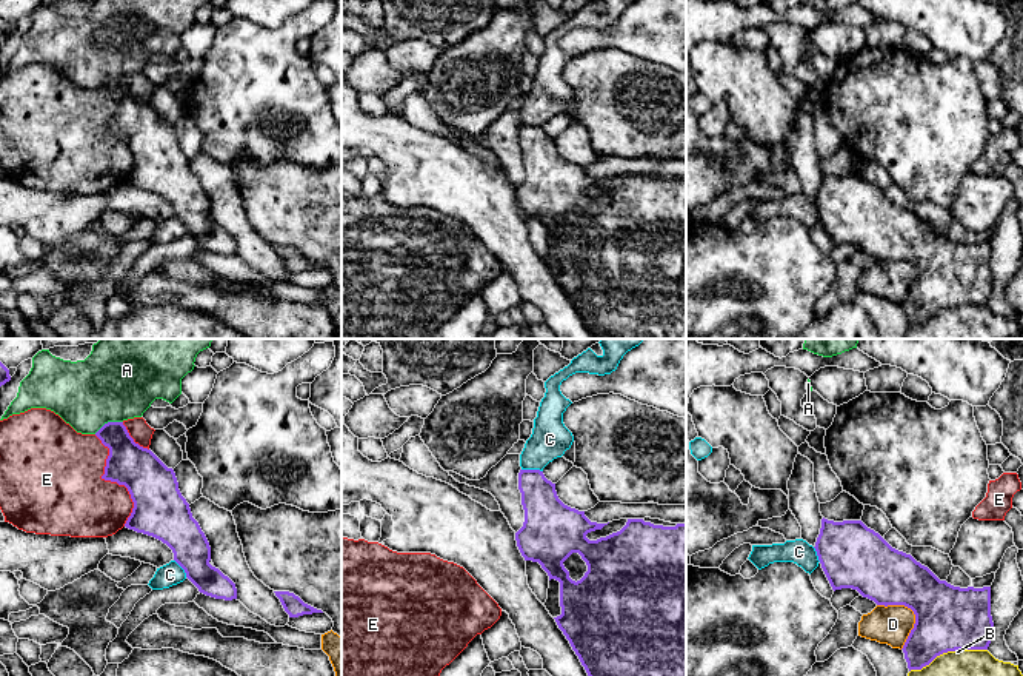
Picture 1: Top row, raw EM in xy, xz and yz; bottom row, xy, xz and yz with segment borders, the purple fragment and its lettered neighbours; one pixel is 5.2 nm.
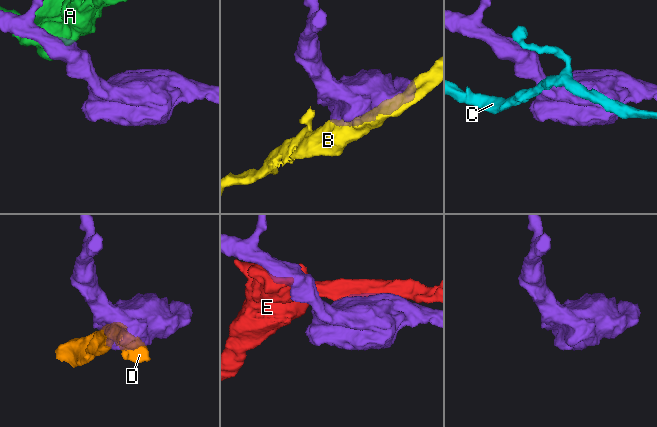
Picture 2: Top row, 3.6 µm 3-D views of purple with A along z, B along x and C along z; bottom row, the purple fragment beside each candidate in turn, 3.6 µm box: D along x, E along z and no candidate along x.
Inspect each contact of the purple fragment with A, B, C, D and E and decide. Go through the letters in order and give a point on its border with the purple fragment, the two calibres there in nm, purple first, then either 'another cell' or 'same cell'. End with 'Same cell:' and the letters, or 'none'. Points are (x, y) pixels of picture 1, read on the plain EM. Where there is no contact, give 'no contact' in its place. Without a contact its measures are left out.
A: contact xy (108, 77); calibres 220 and 400 nm; another cell
B: contact yz (948, 305); calibres 340 and 360 nm; another cell
C: contact xz (533, 125); calibres 220 and 200 nm; another cell
D: contact yz (914, 268); calibres 340 and 200 nm; another cell
E: contact xy (113, 136); calibres 260 and 400 nm; another cell
Same cell: none

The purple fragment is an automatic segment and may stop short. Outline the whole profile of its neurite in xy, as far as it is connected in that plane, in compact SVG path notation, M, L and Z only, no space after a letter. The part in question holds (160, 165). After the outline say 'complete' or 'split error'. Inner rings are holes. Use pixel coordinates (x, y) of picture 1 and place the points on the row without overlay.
M108 77L95 91L109 103L102 134L125 140L134 157L125 182L166 199L200 248L237 254L235 239L209 219L209 197L178 145L174 125L135 99L123 77Z | complete

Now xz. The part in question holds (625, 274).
M520 125L518 145L525 165L523 182L515 188L525 216L538 217L549 236L560 237L561 269L554 273L569 296L588 331L597 339L686 339L686 179L654 180L628 174L626 180L606 192L589 196L588 188L608 179L591 177L585 166L565 160L540 125ZM578 208L588 220L580 236L572 236L563 217Z | complete

